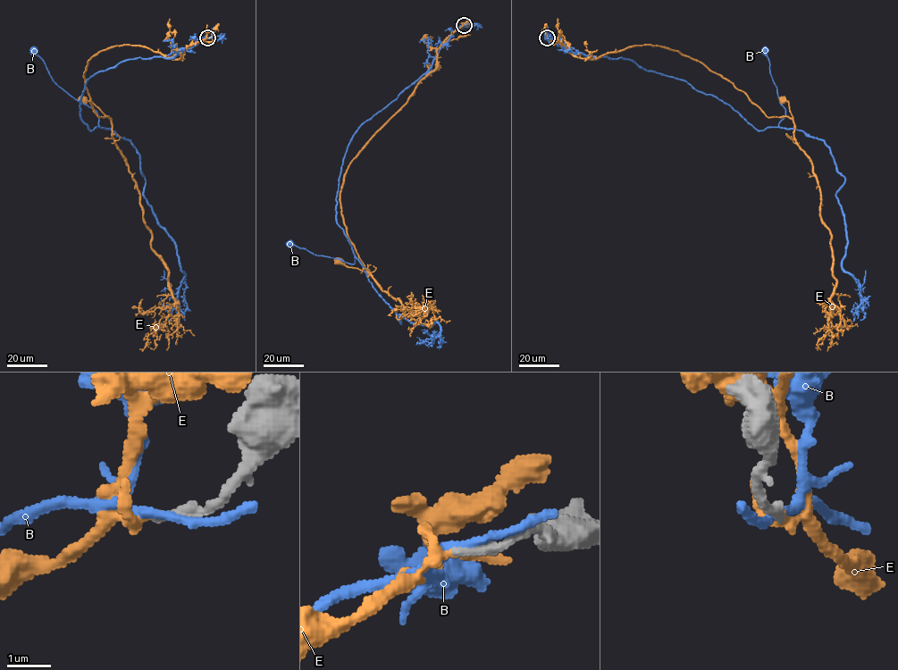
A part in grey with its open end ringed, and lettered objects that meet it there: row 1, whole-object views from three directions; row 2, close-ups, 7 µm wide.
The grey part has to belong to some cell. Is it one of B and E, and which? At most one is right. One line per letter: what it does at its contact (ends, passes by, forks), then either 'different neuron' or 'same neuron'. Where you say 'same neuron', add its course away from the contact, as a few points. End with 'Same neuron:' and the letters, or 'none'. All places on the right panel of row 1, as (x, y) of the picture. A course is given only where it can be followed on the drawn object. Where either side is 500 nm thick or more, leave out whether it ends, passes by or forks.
B: it passes by; different neuron
E: it passes by; different neuron
Same neuron: none

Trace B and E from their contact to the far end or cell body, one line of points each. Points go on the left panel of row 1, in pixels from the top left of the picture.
B: (208, 37), (173, 57), (125, 60), (92, 76), (80, 99), (90, 130), (98, 113), (60, 87), (34, 51)
E: (208, 37), (179, 59), (143, 46), (100, 50), (88, 61), (85, 87), (93, 111), (111, 119), (83, 99)

